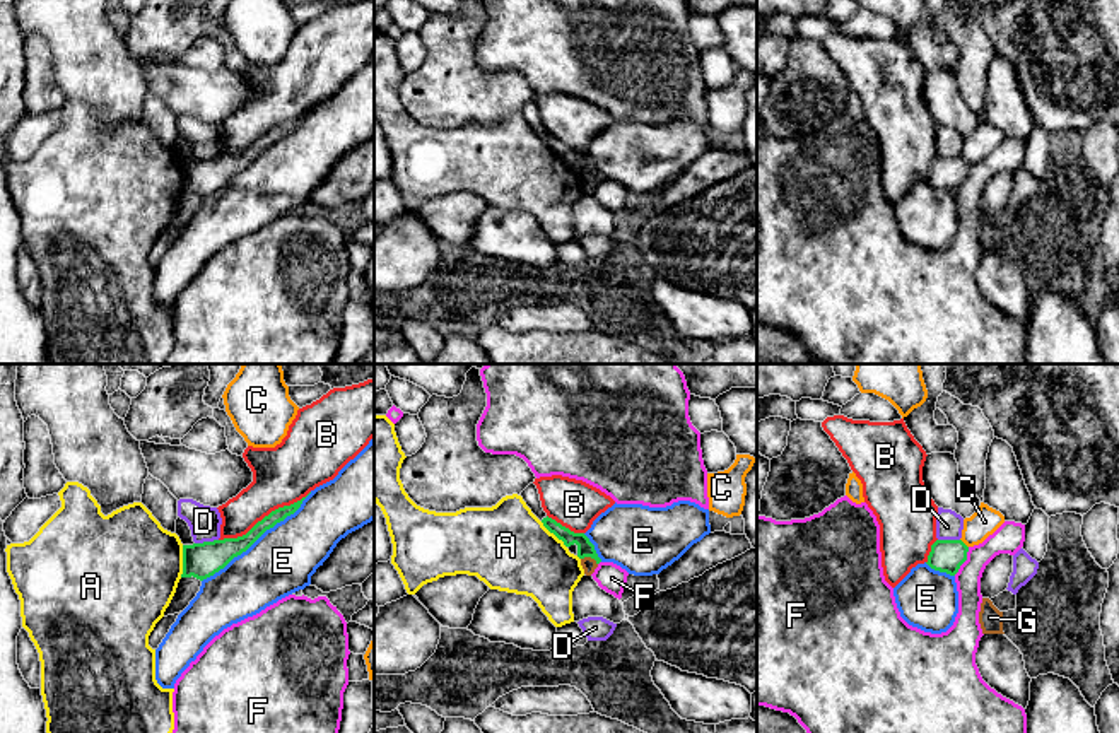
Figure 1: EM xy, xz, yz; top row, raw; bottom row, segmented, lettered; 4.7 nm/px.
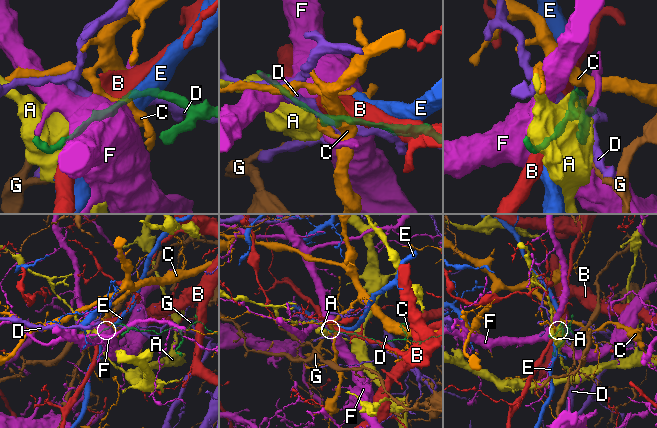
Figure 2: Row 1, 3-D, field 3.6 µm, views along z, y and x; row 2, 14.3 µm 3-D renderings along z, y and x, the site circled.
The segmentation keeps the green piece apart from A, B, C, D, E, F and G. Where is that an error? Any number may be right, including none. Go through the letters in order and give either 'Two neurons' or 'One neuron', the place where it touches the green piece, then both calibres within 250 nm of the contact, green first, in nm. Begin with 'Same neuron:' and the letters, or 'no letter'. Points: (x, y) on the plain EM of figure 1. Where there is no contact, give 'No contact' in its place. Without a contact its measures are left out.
Same neuron: no letter
A: Two neurons. Touches green at xy (183, 178). Thickness 160 nm (green) against 480 nm
B: Two neurons. Touches green at xy (265, 134). Thickness 110 nm (green) against 280 nm
C: Two neurons. Touches green at yz (964, 161). Thickness 160 nm (green) against 140 nm
D: Two neurons. Touches green at xy (205, 159). Thickness 160 nm (green) against 150 nm
E: Two neurons. Touches green at xy (257, 156). Thickness 160 nm (green) against 300 nm
F: Two neurons. Touches green at yz (966, 176). Thickness 160 nm (green) against 140 nm
G: Two neurons. Touches green at xz (590, 173). Thickness 80 nm (green) against 70 nm

